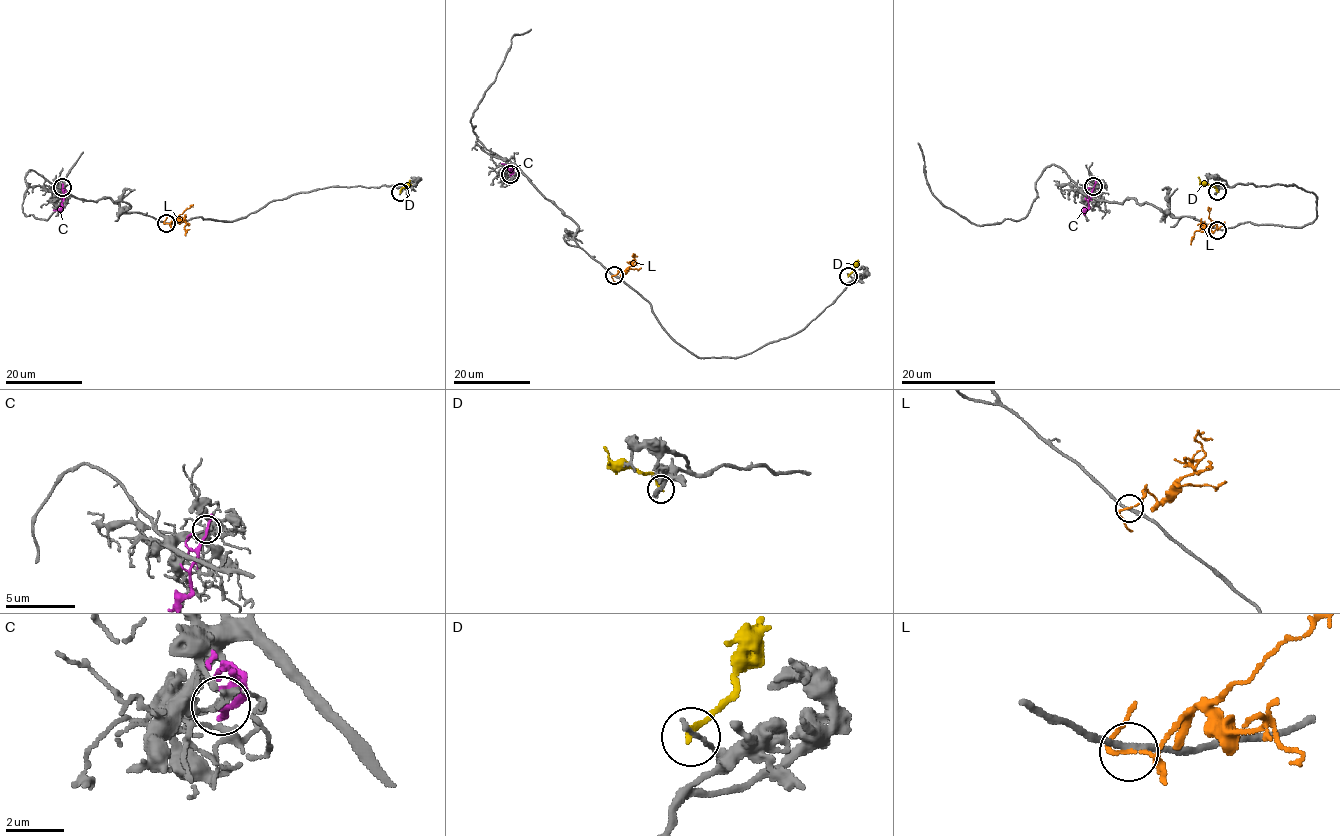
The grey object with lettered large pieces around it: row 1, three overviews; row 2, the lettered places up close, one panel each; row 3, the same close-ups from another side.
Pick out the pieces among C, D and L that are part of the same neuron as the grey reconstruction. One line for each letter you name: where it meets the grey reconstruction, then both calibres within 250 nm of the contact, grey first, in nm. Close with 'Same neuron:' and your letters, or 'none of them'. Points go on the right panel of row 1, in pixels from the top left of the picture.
Same neuron: none of them

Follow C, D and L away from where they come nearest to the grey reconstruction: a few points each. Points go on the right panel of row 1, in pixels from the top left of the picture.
C: (1093, 186), (1088, 208), (1080, 213)
D: (1218, 191), (1198, 177)
L: (1216, 230), (1210, 229), (1213, 223), (1196, 230), (1191, 244)

